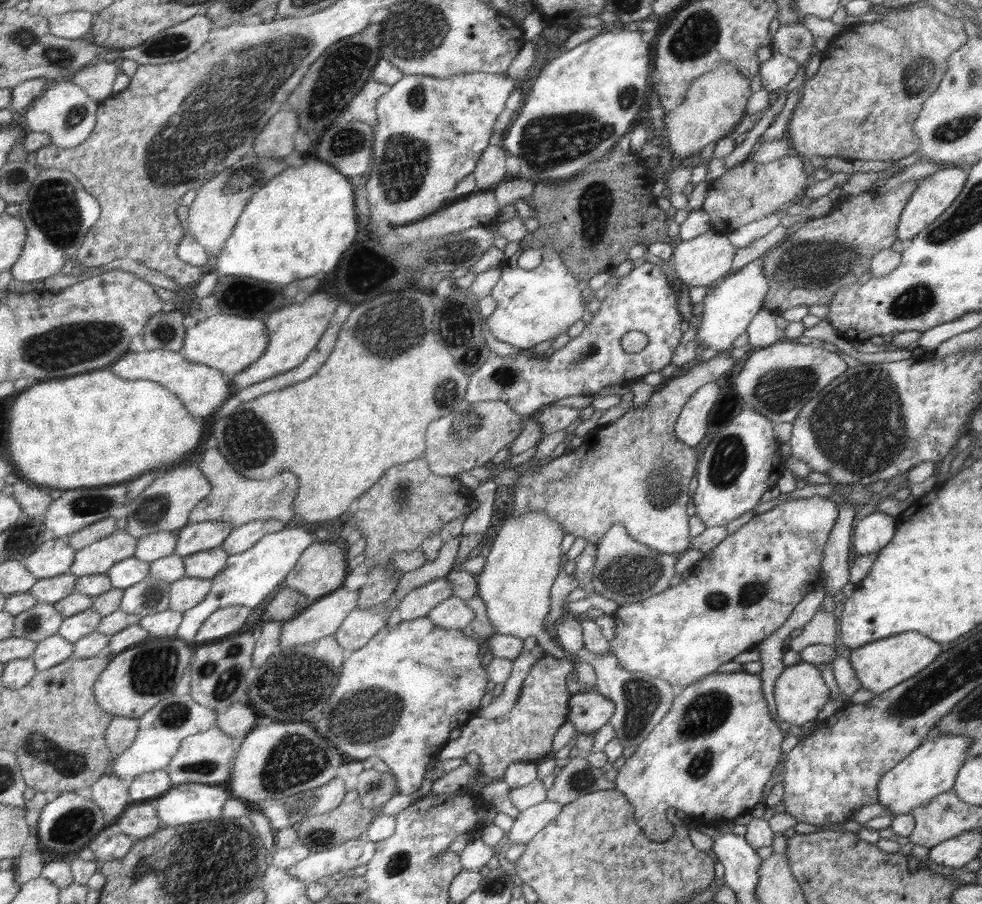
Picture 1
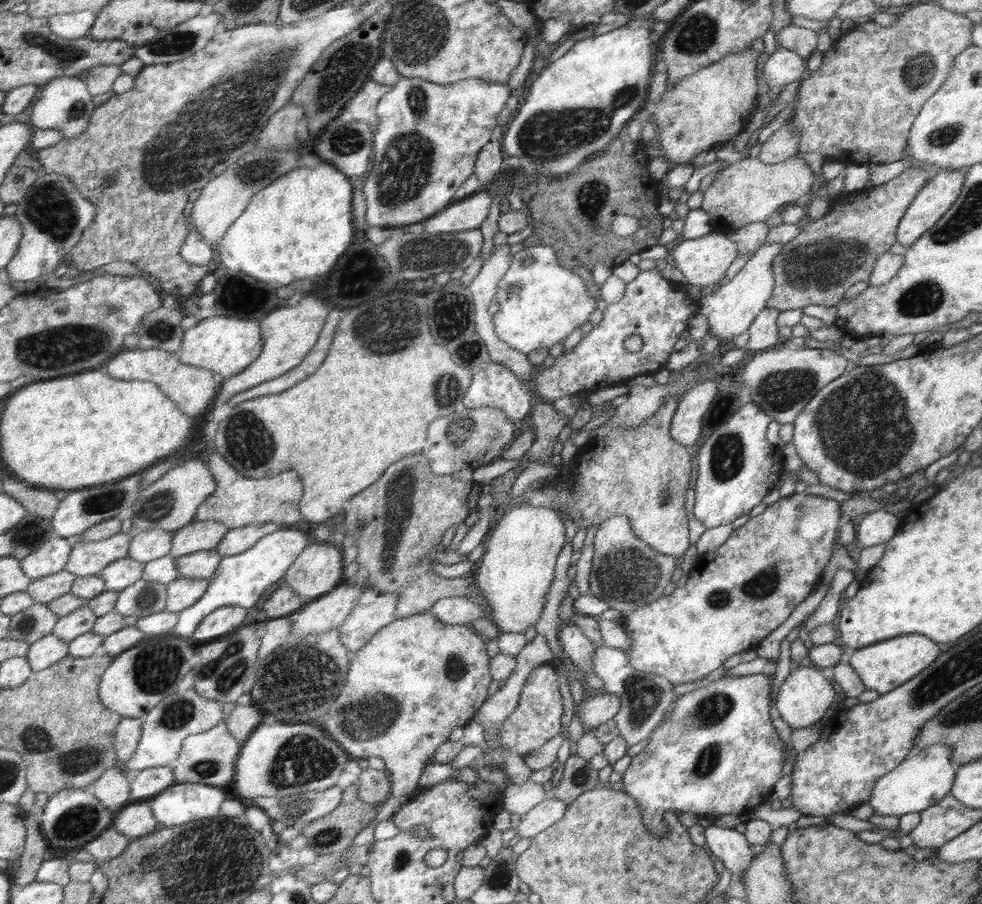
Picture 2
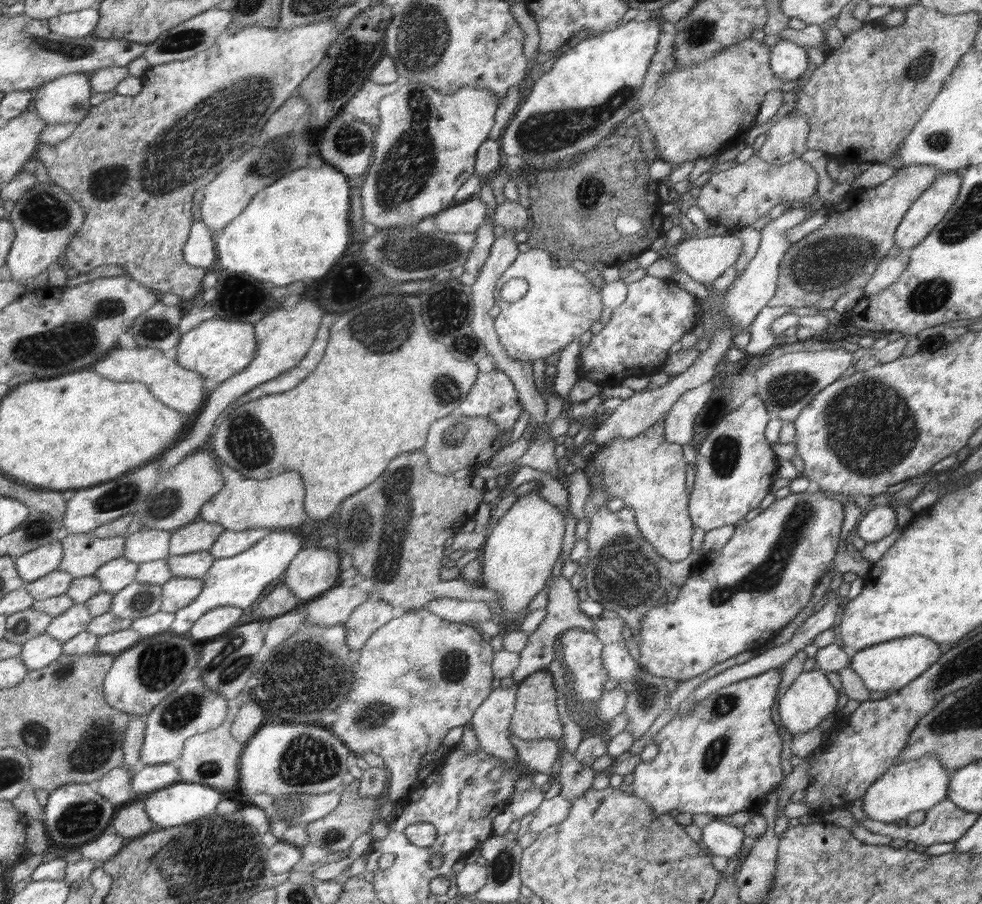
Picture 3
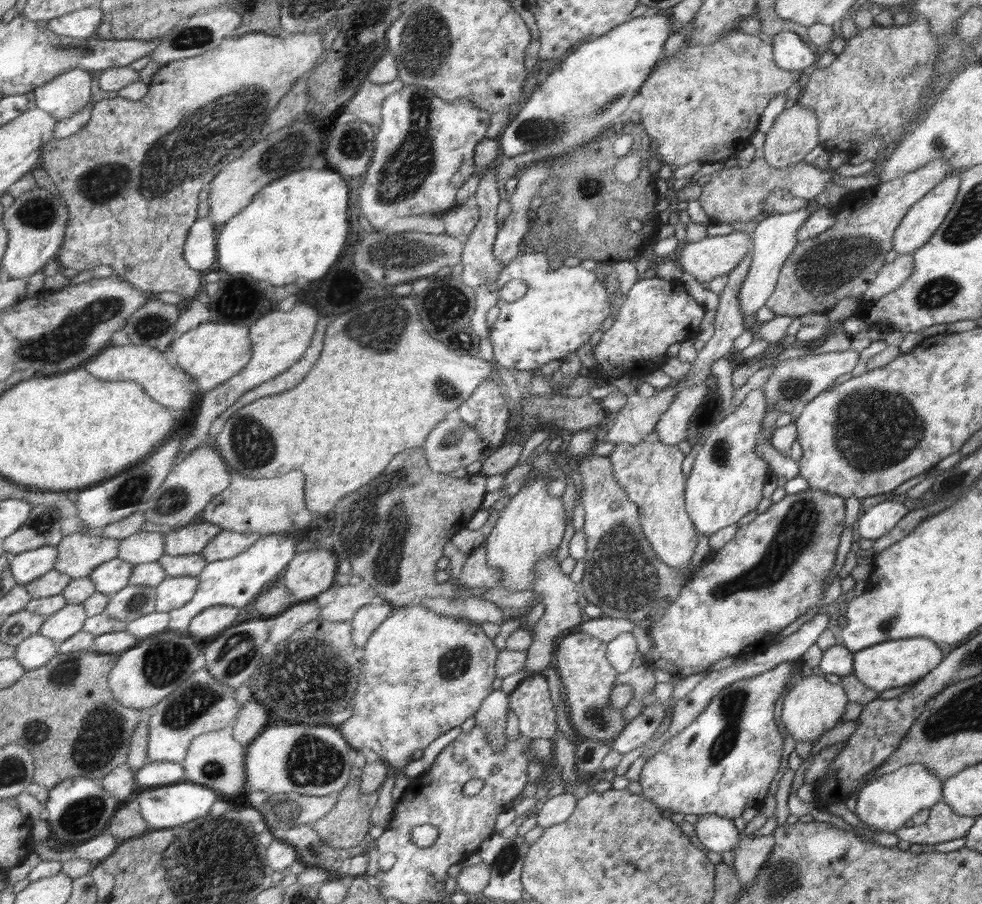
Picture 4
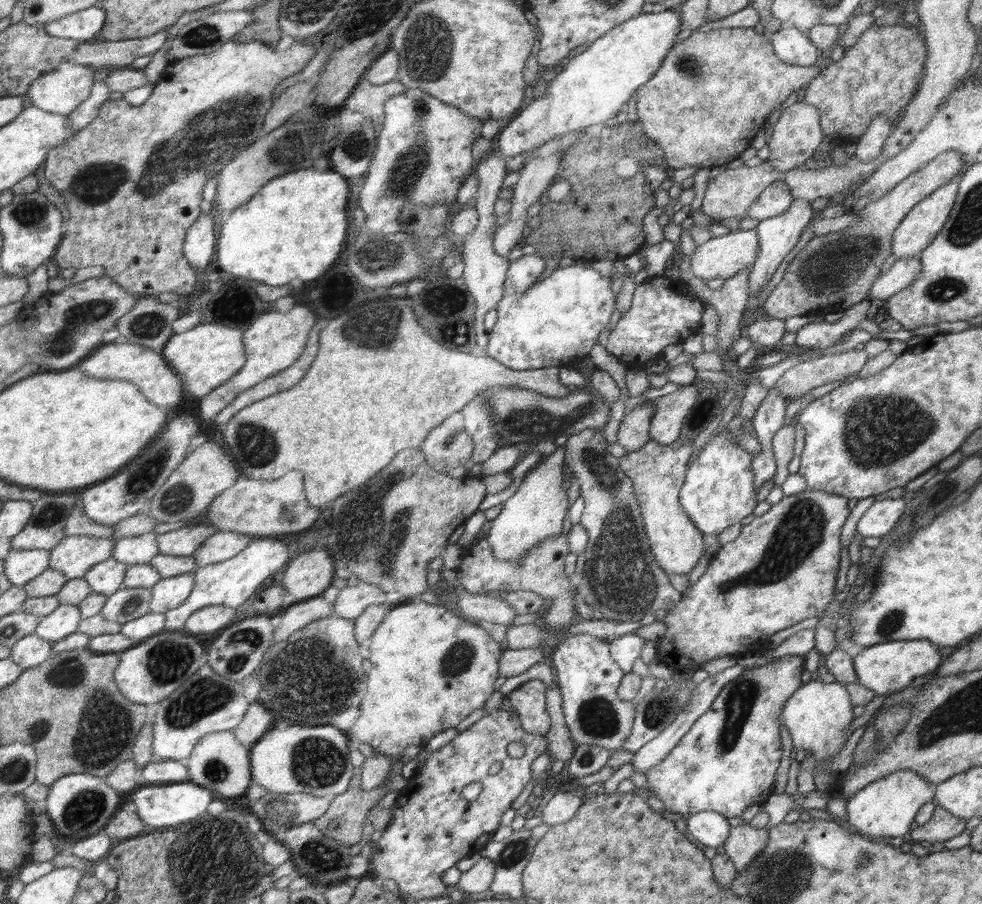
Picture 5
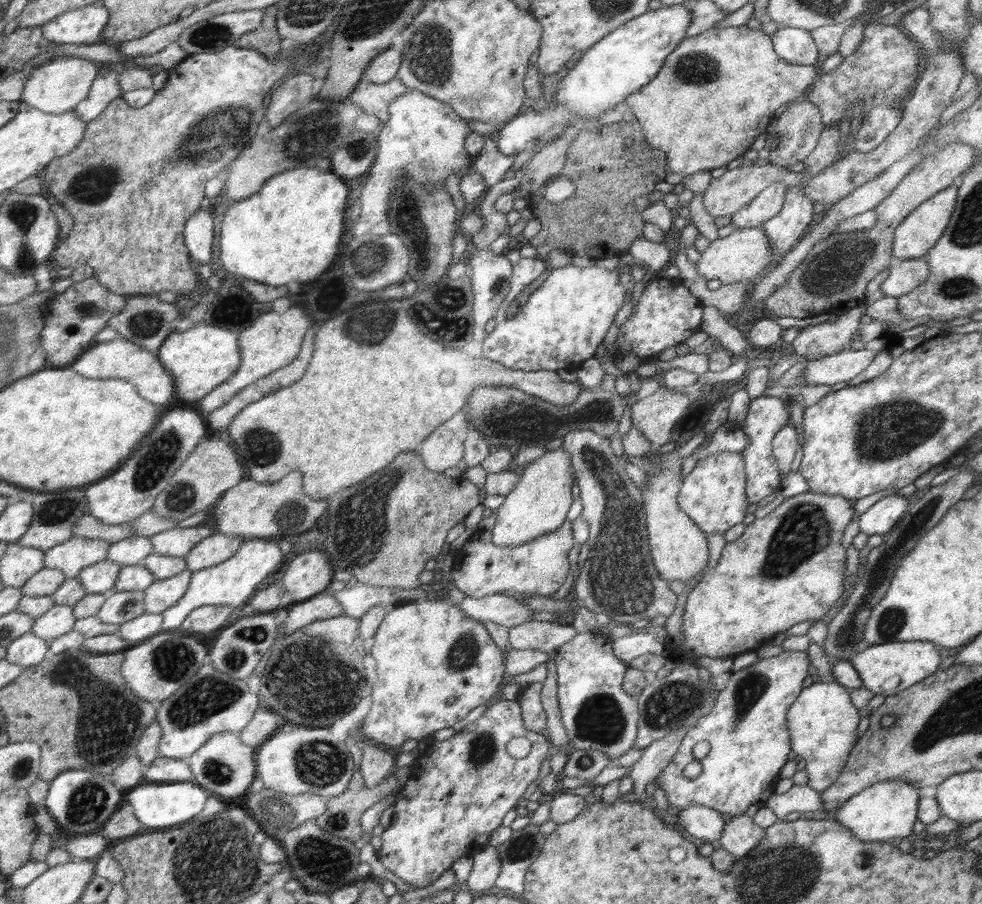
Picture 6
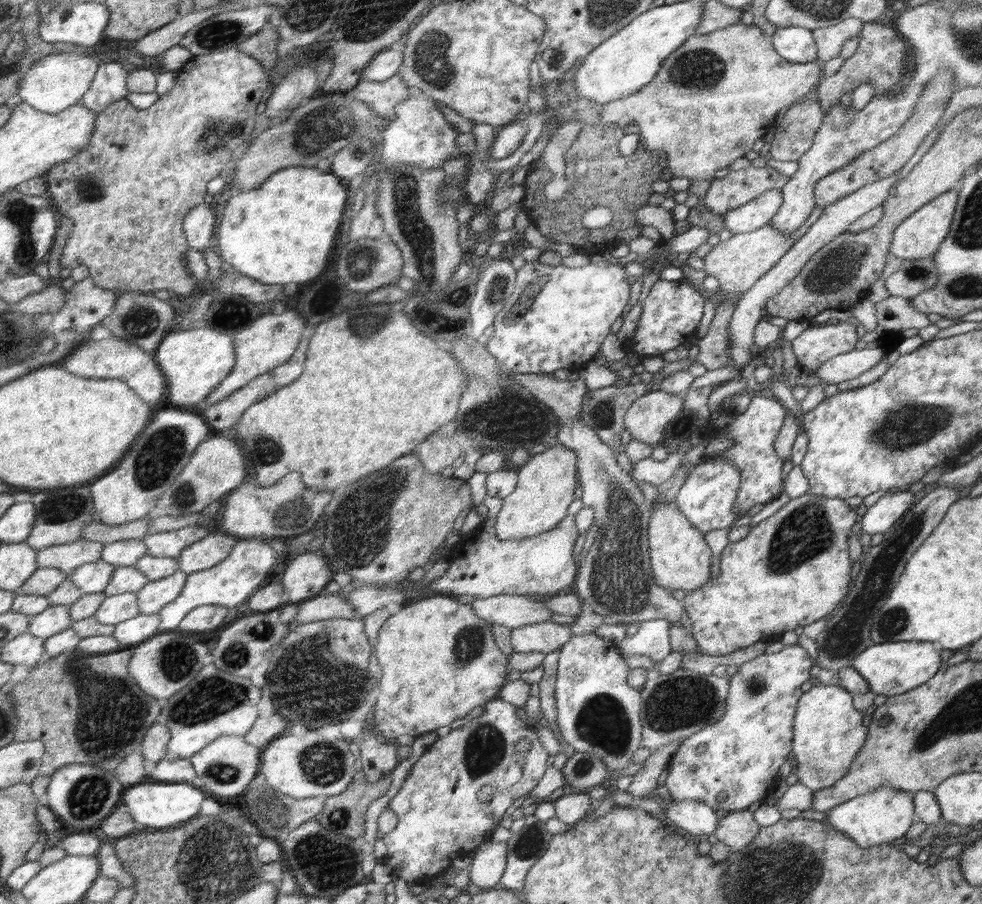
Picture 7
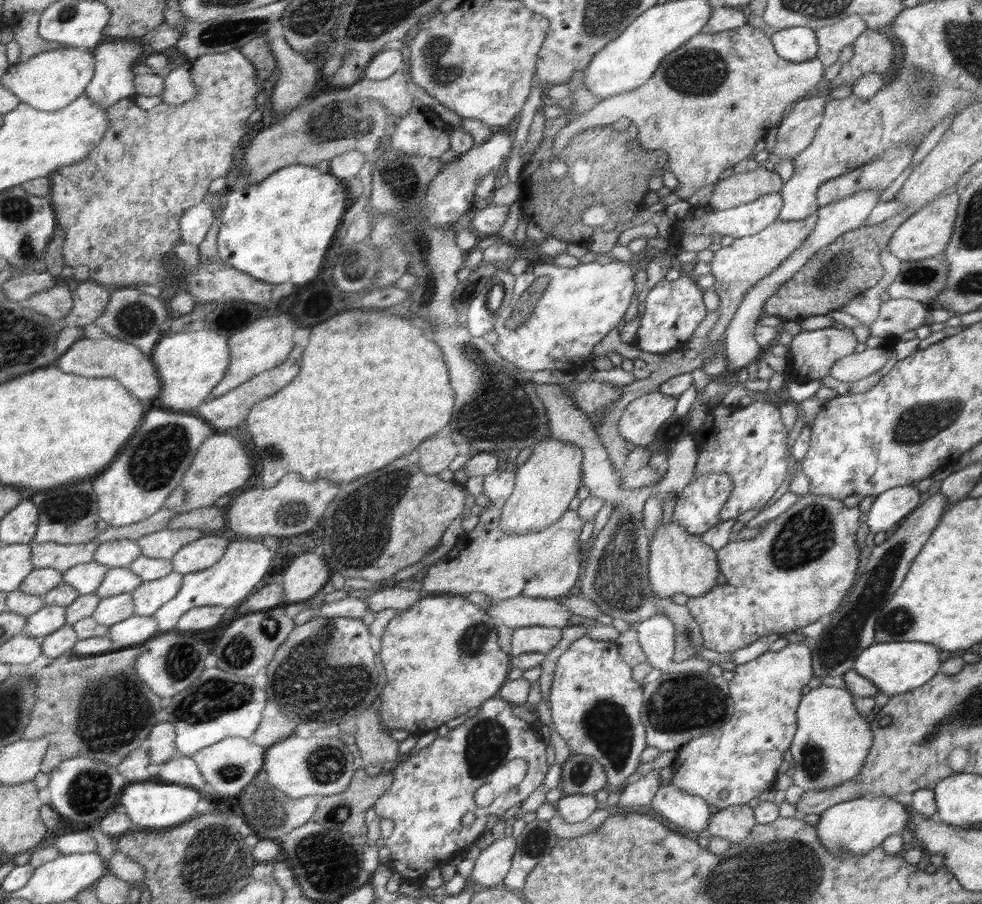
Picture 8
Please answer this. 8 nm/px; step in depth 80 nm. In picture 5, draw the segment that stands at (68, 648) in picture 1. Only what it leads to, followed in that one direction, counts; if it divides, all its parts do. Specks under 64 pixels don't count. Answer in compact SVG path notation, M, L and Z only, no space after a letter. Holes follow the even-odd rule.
M34 632L23 636L18 642L15 642L8 658L25 669L29 669L49 659L52 645L52 641L42 640Z

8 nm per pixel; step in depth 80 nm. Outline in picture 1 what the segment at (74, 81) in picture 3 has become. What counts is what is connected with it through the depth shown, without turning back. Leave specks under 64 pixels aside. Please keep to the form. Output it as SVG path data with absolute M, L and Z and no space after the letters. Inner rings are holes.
M68 78L50 82L26 112L26 132L40 132L51 136L51 144L60 148L72 148L82 144L95 129L95 112L99 103L87 95L84 89Z

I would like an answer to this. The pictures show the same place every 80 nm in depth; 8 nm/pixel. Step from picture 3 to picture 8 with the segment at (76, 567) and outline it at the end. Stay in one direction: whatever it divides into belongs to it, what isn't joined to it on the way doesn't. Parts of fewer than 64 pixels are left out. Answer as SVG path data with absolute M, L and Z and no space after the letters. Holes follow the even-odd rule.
M96 542L84 544L30 543L32 548L32 563L38 568L55 568L66 572L72 566L90 562L98 550Z

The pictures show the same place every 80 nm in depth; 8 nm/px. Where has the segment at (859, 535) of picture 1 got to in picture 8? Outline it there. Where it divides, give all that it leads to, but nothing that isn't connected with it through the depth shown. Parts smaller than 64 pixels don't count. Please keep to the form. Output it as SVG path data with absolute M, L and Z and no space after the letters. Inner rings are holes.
M897 486L876 496L871 509L864 515L870 532L890 532L899 522L920 505L917 487Z

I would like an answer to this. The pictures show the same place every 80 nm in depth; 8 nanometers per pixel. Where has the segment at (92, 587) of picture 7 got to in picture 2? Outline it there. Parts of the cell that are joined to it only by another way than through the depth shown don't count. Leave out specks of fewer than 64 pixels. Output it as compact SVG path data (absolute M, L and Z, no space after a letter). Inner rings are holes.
M127 556L110 562L97 575L104 579L106 591L121 591L142 579L144 565Z

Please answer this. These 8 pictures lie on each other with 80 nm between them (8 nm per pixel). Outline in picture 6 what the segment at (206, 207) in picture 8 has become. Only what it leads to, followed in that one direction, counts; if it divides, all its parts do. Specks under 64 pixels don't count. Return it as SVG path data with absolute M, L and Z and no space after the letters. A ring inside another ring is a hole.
M209 206L200 209L191 216L184 230L188 252L198 264L206 264L212 258L213 218Z

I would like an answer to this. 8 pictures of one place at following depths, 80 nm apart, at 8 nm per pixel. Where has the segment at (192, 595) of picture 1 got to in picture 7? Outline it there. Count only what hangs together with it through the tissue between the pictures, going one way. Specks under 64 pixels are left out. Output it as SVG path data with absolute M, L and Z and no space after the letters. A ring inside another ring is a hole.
M180 570L160 580L148 581L146 586L137 592L139 612L144 615L157 612L172 602L184 588L187 574Z

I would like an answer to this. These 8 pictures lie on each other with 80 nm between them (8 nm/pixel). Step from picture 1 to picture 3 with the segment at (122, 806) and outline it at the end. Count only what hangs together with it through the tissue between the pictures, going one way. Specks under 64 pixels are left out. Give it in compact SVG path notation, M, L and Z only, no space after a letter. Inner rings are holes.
M127 766L113 768L102 779L97 780L93 786L110 801L110 804L116 804L117 807L124 806L132 800L132 773L133 770Z

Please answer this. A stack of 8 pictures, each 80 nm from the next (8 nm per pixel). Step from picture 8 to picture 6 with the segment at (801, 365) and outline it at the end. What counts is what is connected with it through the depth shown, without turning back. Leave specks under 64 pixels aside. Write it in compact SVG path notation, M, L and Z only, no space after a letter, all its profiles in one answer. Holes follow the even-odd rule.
M866 303L843 312L832 324L825 321L803 328L791 343L794 352L801 357L808 357L808 361L816 361L845 351L857 337L864 310Z

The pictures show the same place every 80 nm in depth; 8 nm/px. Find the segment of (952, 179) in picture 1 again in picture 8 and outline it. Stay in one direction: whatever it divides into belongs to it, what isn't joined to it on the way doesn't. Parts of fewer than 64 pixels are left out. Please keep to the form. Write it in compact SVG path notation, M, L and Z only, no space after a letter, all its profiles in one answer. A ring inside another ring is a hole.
M956 190L952 194L936 197L926 203L920 210L910 215L892 234L887 249L902 261L924 260L944 253L952 236L953 224L957 217L960 194Z

